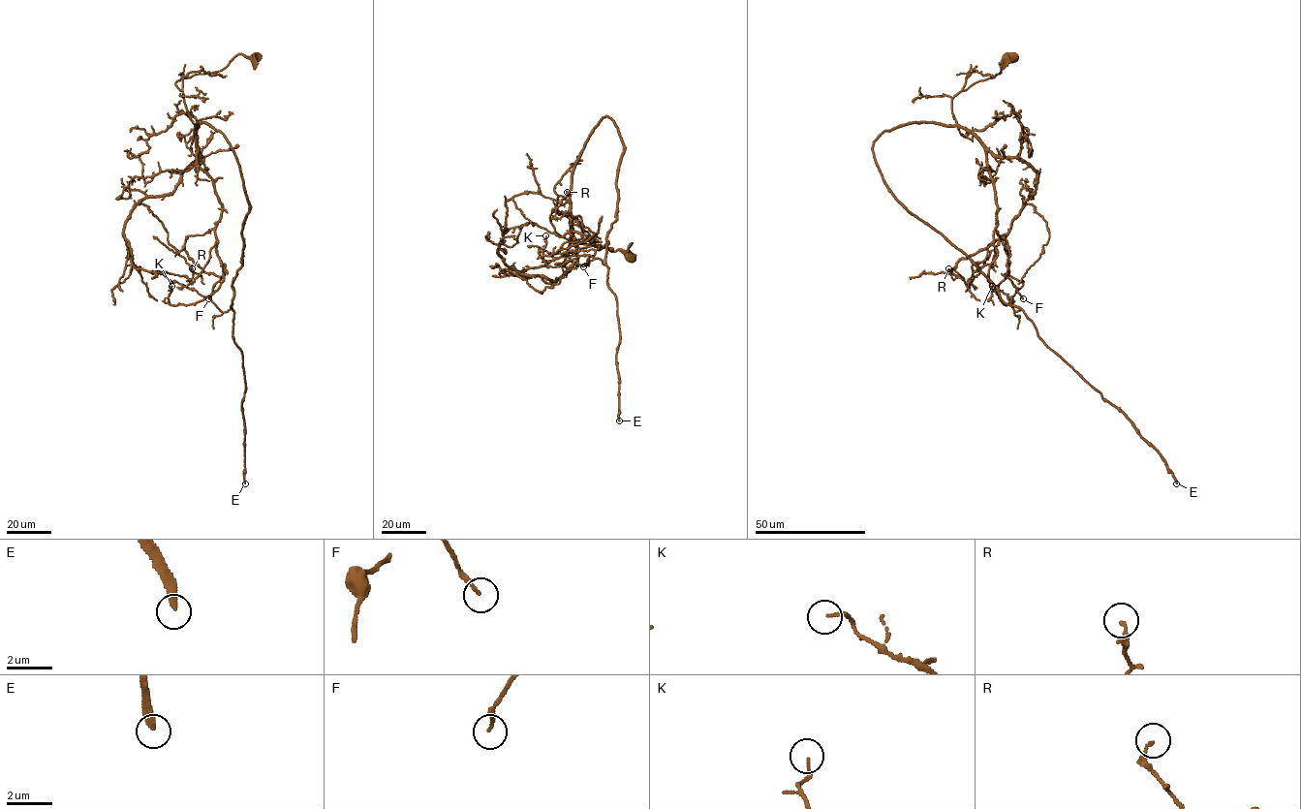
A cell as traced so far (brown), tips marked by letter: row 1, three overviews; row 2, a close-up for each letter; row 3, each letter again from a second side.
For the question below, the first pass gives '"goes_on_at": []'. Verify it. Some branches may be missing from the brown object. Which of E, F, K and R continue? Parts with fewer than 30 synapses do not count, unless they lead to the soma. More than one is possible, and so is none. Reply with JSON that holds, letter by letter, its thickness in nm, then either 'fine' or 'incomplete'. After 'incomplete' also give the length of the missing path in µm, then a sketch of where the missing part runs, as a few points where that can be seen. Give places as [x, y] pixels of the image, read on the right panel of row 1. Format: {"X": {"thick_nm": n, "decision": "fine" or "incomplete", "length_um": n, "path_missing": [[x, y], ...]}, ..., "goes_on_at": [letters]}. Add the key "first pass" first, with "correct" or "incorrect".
{"first pass": "incorrect", "E": {"thick_nm": 320, "decision": "incomplete", "length_um": 550}, "F": {"thick_nm": 150, "decision": "fine"}, "K": {"thick_nm": 130, "decision": "fine"}, "R": {"thick_nm": 170, "decision": "fine"}, "goes_on_at": ["E"]}

